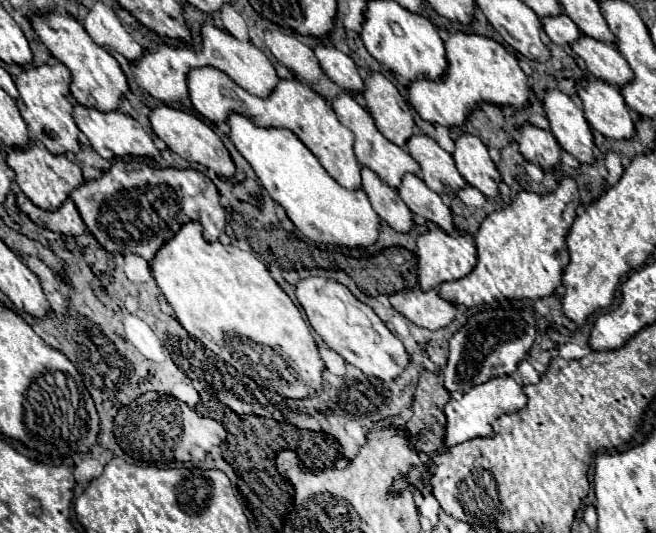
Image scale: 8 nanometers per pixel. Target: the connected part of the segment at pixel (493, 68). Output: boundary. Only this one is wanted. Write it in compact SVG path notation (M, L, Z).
M454 31L446 35L444 47L448 61L444 75L436 81L418 79L408 85L408 101L424 121L452 127L462 125L476 103L512 105L518 109L526 105L530 91L526 73L520 69L518 59L498 41L476 33Z

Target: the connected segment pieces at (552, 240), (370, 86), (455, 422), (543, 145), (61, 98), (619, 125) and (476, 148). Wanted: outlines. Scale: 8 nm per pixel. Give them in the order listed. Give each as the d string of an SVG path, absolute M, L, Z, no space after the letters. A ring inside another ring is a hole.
M562 177L554 191L546 195L518 193L512 203L500 211L490 213L476 237L478 263L470 275L440 285L440 295L450 303L462 303L466 307L478 303L490 303L498 299L540 299L552 295L560 283L570 253L566 247L566 235L576 219L576 209L582 205L580 191L572 177Z
M370 71L364 77L364 89L360 93L378 131L398 147L404 147L406 139L414 133L414 119L398 89L382 73Z
M498 375L494 379L488 379L486 383L480 383L478 387L472 387L462 397L452 397L444 407L444 413L448 419L444 445L452 447L452 445L458 445L458 443L474 439L474 437L492 435L492 421L504 413L518 411L520 407L526 405L526 401L528 401L528 397L524 393L524 385L514 375Z
M524 123L520 129L518 149L526 161L538 163L544 171L552 169L560 161L560 147L550 131Z
M52 63L52 65L40 65L22 71L14 79L18 87L18 107L20 113L28 125L28 133L32 139L38 139L50 153L66 153L66 151L78 151L78 135L80 129L76 127L72 119L72 95L70 95L70 71L62 63Z
M586 77L576 85L576 93L582 99L586 121L604 137L630 139L634 135L634 121L618 87Z
M462 133L454 143L456 143L456 149L452 157L456 161L460 175L470 185L474 185L480 193L484 193L484 197L494 199L498 195L500 173L494 161L490 159L486 145L470 133Z

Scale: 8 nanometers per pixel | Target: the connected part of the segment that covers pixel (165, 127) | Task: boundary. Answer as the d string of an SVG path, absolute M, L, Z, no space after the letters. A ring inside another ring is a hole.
M158 105L150 111L148 115L150 119L150 125L154 129L154 133L174 151L178 153L182 159L186 159L188 163L200 163L212 171L216 171L216 175L220 177L232 177L236 167L230 159L230 153L226 151L226 147L222 145L220 137L204 123L200 121L196 115L190 115L190 113L184 113L184 111L178 111L178 109L172 109L168 105Z

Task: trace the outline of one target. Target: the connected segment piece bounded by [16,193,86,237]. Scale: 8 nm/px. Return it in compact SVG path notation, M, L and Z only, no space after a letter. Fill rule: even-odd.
M24 193L18 195L16 203L36 225L42 225L50 231L56 231L62 235L74 235L74 237L82 235L86 231L86 225L82 223L82 217L78 215L78 209L70 197L66 199L66 203L62 203L62 207L58 211L40 209Z

